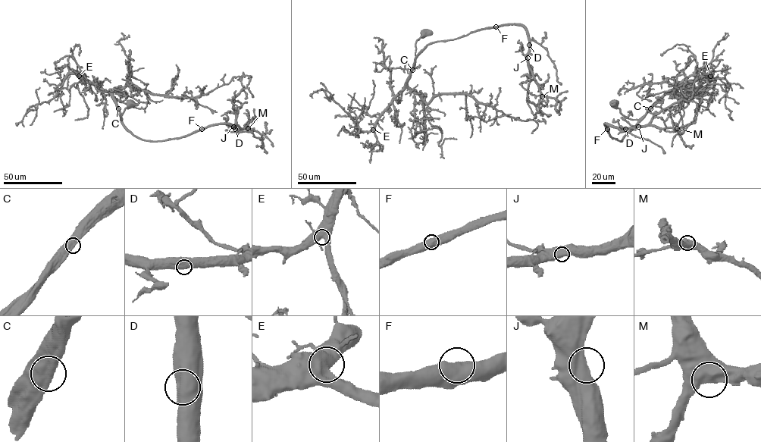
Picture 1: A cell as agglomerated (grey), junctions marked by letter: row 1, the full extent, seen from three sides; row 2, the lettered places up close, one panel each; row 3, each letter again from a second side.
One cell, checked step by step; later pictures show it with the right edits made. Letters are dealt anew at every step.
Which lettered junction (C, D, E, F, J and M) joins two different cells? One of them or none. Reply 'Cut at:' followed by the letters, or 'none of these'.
Cut at: none of these

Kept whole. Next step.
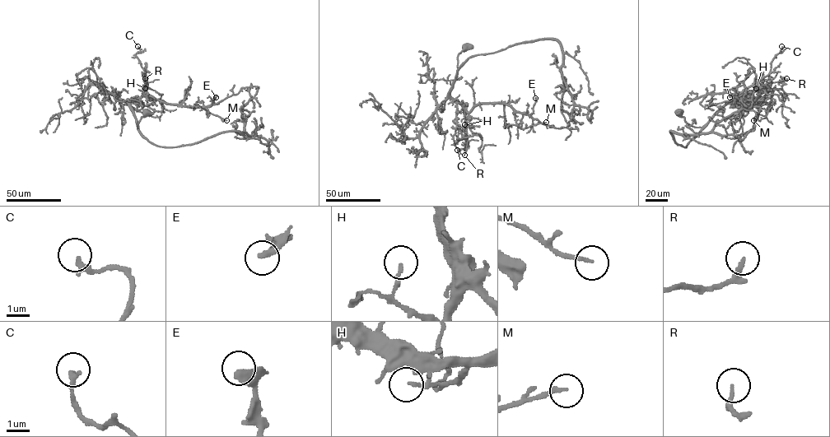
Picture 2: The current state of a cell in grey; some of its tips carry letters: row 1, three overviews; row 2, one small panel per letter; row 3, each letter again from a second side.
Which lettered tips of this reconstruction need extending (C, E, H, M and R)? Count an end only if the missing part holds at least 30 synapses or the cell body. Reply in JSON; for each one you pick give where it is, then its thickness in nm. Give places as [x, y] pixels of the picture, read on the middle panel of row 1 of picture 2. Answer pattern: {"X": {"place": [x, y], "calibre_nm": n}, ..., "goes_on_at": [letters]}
{"goes_on_at": []}

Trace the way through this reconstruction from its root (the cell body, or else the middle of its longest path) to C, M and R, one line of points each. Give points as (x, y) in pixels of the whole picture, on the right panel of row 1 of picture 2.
C: (678, 112), (687, 123), (696, 127), (703, 127), (728, 102), (768, 74), (774, 58), (784, 49), (781, 46)
M: (678, 112), (687, 123), (701, 127), (728, 102), (742, 95), (734, 105), (759, 106), (753, 120)
R: (678, 112), (687, 123), (701, 127), (728, 102), (748, 87), (764, 86), (786, 78)

